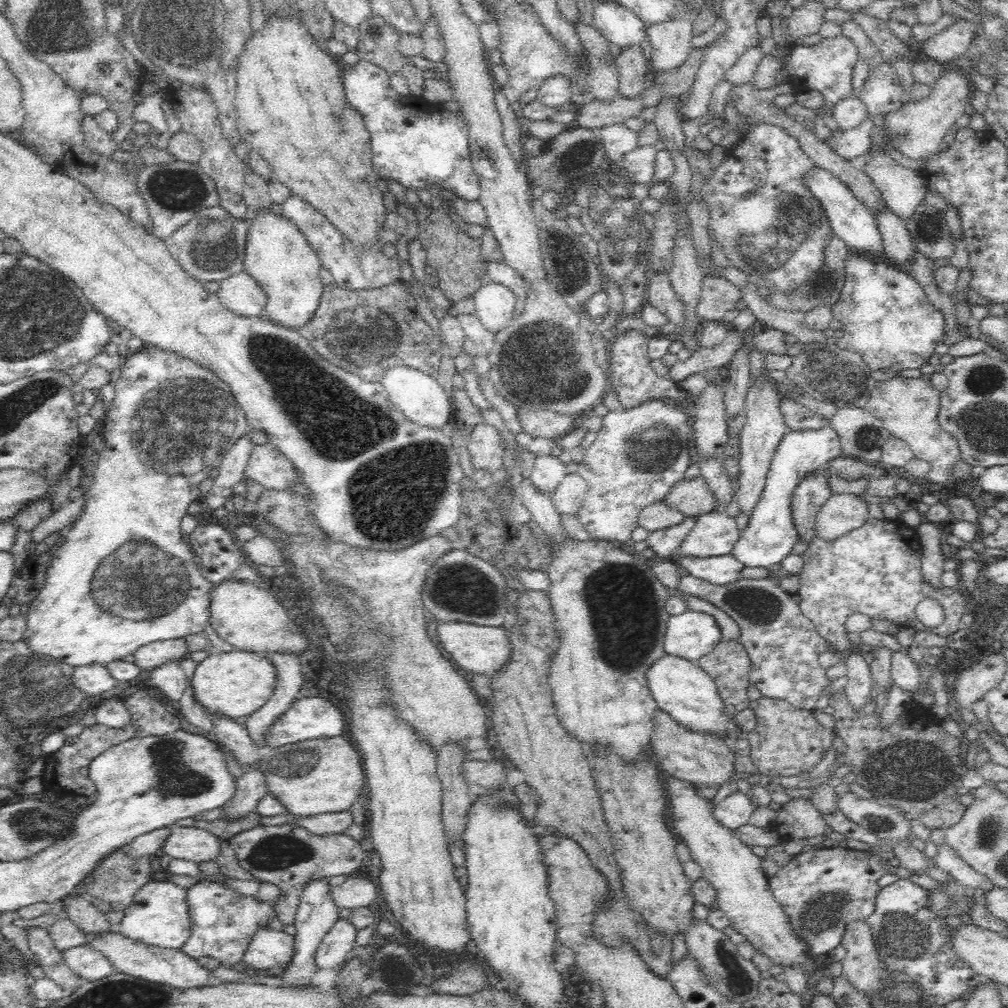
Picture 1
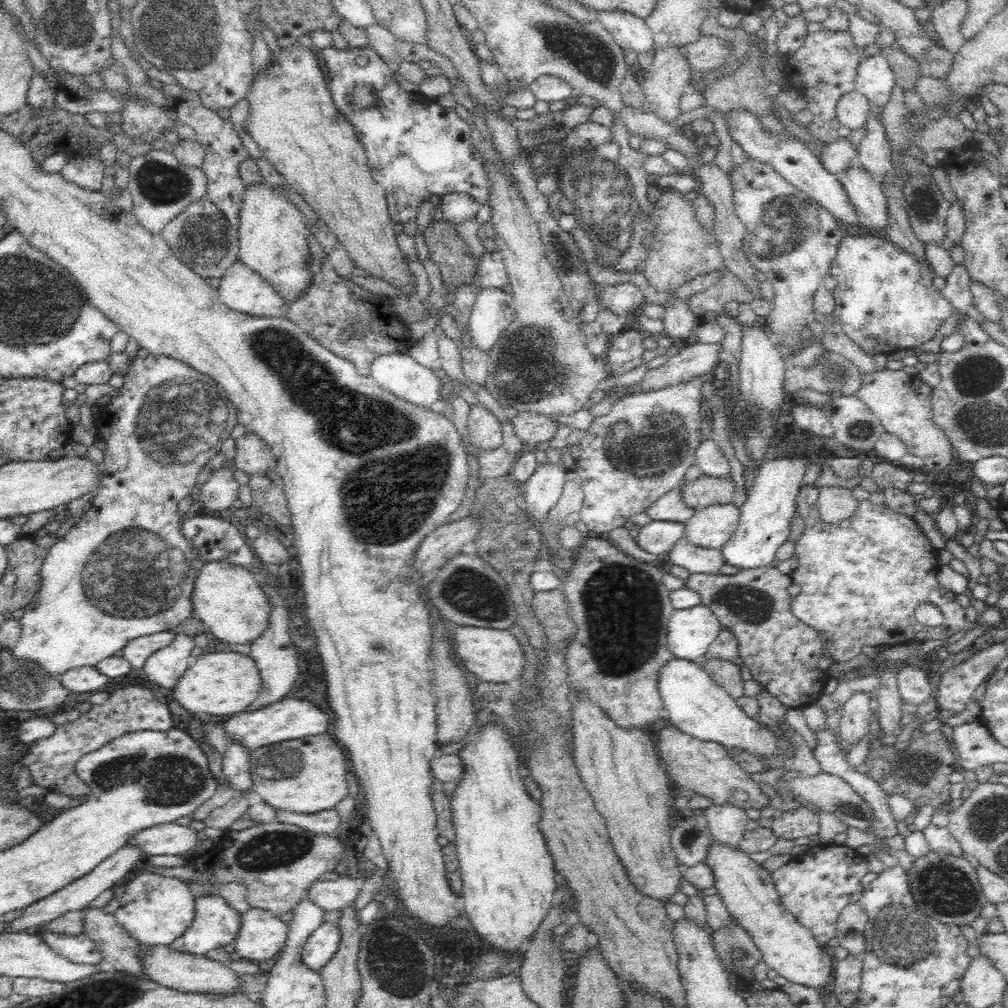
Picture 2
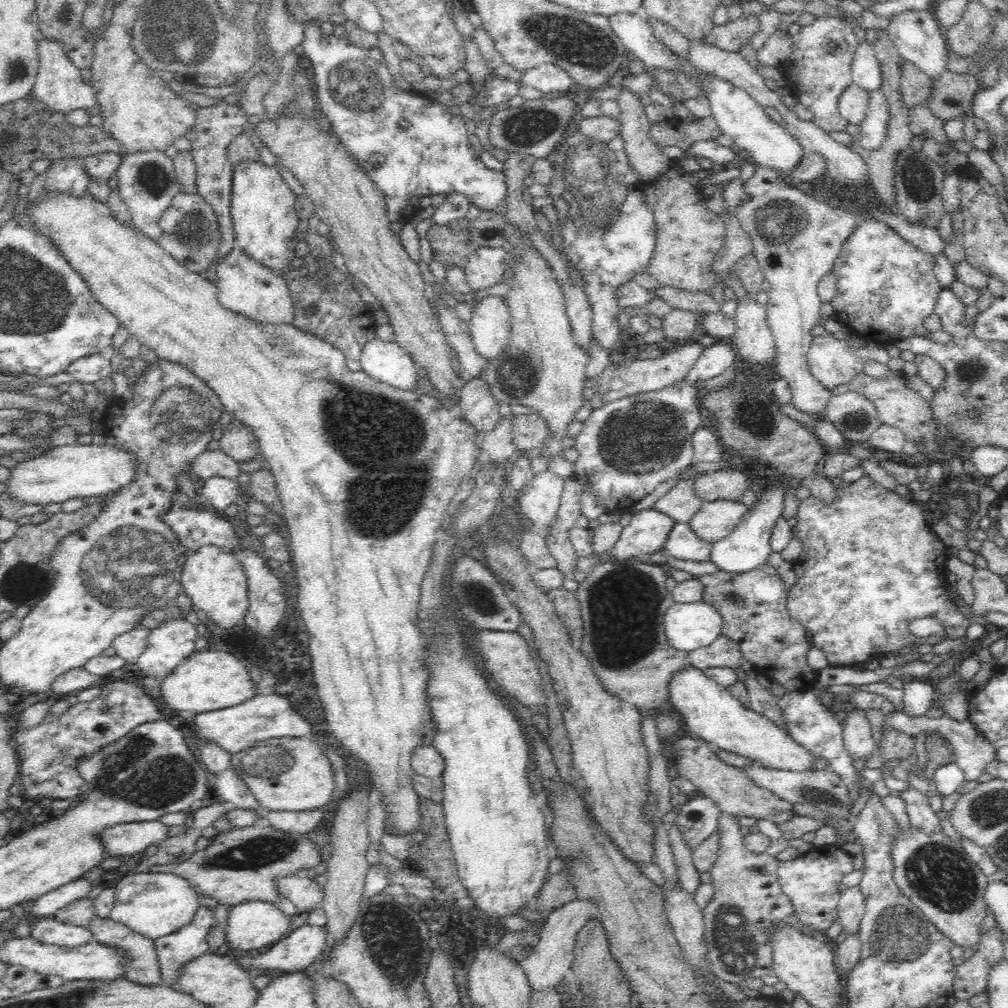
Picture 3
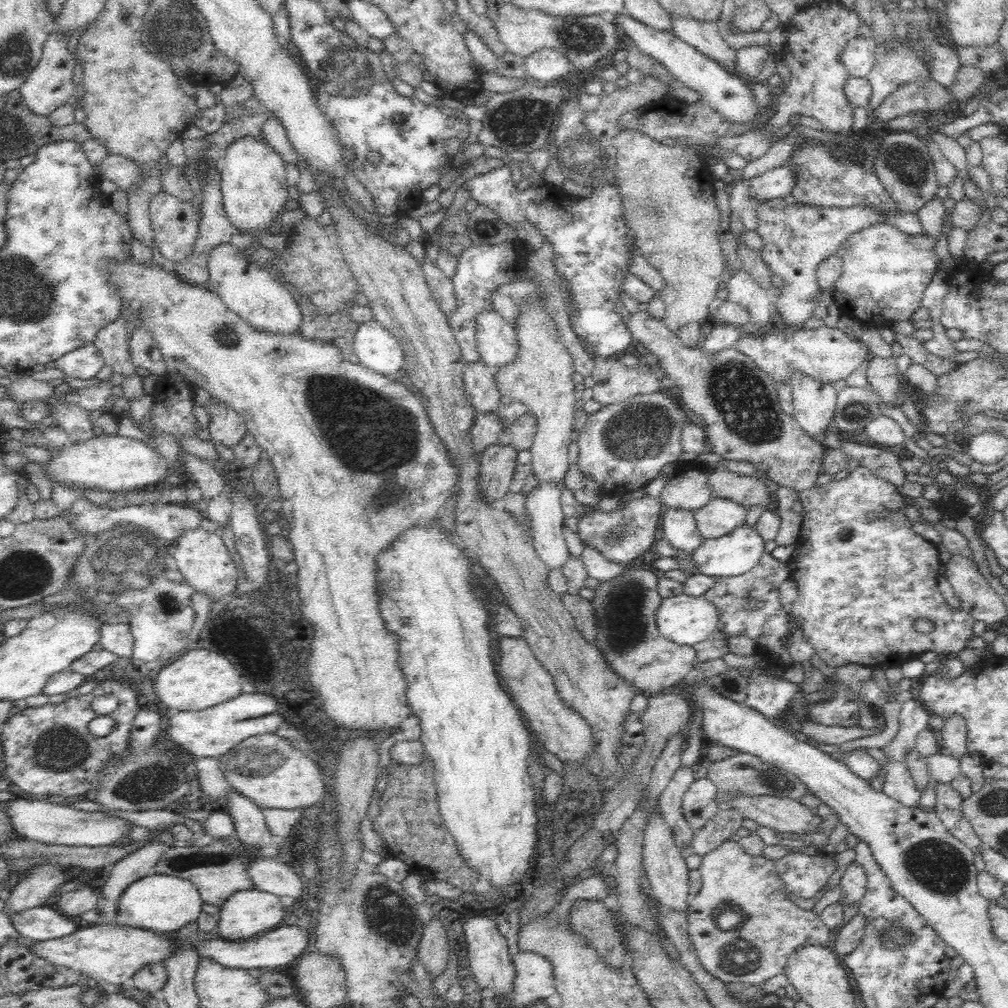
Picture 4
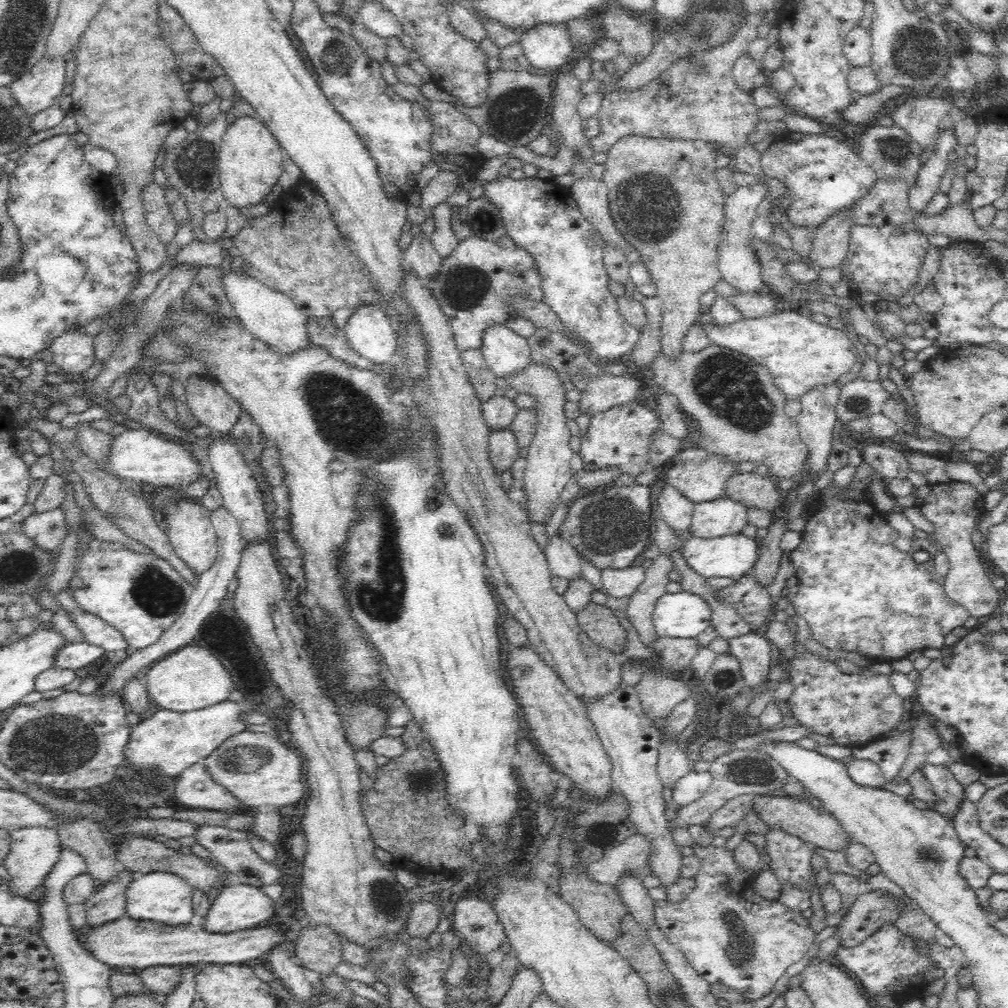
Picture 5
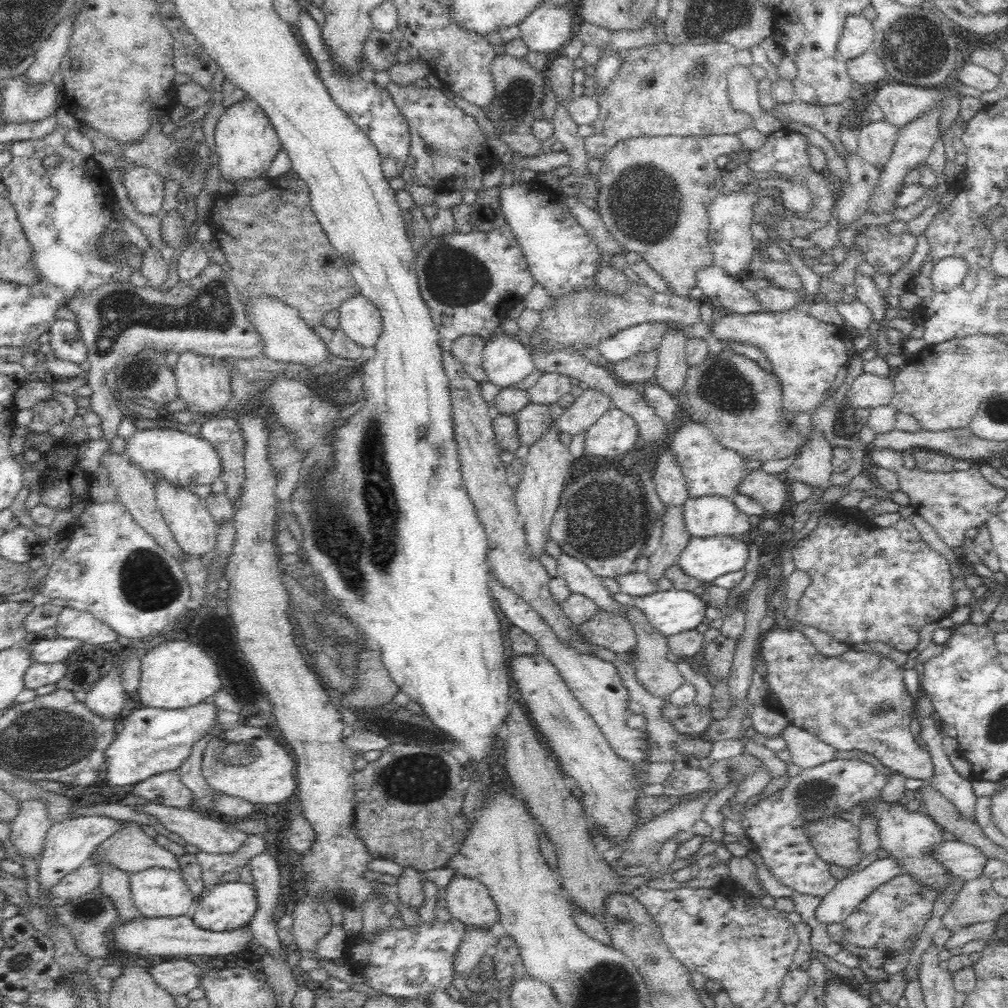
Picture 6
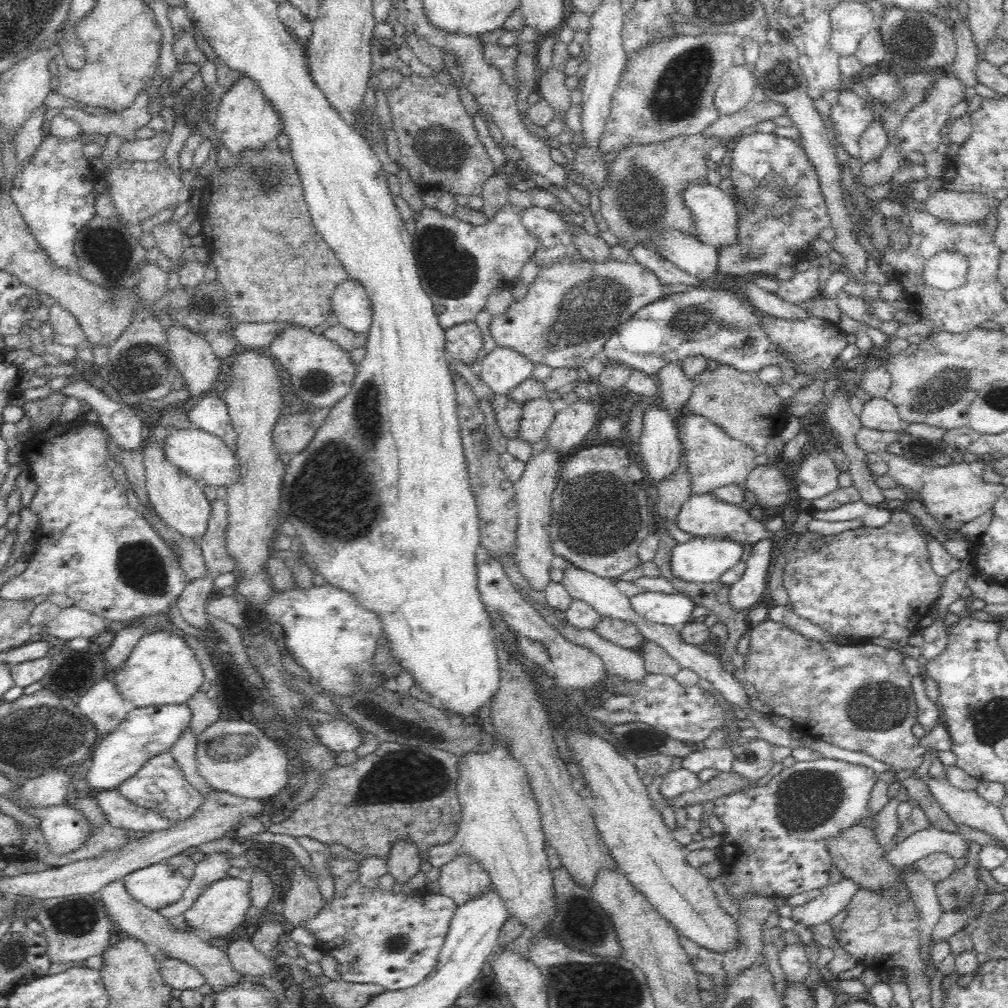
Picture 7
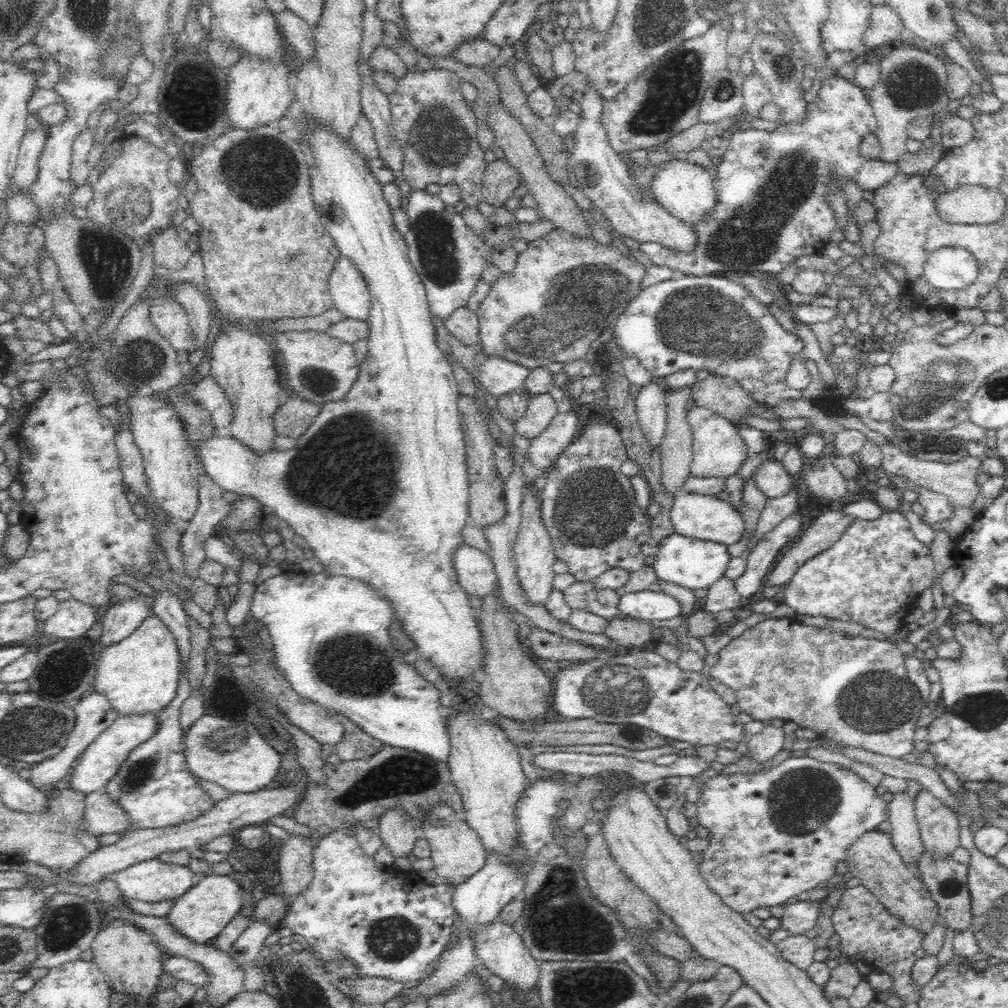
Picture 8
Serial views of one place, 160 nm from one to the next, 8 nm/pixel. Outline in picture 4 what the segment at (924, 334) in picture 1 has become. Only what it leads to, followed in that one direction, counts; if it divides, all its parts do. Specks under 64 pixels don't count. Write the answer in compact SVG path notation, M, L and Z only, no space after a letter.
M875 223L847 238L837 255L842 261L841 276L833 287L833 302L841 315L851 317L864 329L909 321L923 307L922 299L934 280L939 256L934 239L910 236L884 223Z

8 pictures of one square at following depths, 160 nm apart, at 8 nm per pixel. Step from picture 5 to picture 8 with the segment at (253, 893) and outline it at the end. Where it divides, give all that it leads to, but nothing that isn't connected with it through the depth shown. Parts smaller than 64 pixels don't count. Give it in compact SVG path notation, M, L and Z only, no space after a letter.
M208 874L194 883L181 897L175 899L176 904L168 914L171 922L192 942L211 944L213 940L240 914L244 899L240 884L231 875Z

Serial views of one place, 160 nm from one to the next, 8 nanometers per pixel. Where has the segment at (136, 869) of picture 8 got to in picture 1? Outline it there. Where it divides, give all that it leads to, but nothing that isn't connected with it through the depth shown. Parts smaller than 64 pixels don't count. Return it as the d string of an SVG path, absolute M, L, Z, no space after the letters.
M152 881L143 886L124 913L119 932L148 946L168 950L181 950L191 935L191 922L186 904L186 889L166 881Z

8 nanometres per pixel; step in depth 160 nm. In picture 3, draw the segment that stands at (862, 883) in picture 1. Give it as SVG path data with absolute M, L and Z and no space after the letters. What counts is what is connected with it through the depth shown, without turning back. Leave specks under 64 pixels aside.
M835 843L812 845L806 852L793 860L779 861L777 868L778 883L782 893L790 900L794 915L800 926L806 927L810 934L825 932L836 922L837 908L842 898L838 888L845 876L854 872L853 856Z

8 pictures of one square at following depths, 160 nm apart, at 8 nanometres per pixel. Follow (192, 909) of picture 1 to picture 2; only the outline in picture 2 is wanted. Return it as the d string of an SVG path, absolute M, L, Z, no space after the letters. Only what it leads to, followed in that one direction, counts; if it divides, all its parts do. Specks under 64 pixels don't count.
M209 893L195 897L195 916L184 934L169 944L170 948L184 953L205 956L206 953L218 947L233 945L242 928L242 913L226 902L220 894Z

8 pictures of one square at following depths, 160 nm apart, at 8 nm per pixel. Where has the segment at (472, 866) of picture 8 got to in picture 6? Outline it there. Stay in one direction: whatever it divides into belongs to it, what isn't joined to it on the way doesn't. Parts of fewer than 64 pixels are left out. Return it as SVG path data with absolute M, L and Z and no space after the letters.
M456 873L447 886L445 901L452 919L465 927L492 929L499 921L495 902L478 879Z

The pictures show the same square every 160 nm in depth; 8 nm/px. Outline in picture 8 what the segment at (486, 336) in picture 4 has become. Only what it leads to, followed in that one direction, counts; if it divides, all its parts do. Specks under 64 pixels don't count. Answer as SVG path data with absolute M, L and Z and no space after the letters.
M487 356L479 364L477 378L492 396L501 397L523 386L530 370L501 356Z

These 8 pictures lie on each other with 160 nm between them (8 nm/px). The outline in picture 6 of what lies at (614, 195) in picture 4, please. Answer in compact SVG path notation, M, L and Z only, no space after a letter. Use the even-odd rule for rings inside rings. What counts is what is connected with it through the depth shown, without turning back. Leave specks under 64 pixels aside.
M537 179L528 183L517 180L512 186L500 184L498 188L505 225L516 237L534 283L541 285L554 301L572 294L596 294L601 289L598 270L602 268L602 257L590 235L562 202L563 193ZM644 323L631 326L614 332L608 338L602 338L596 347L603 359L606 358L608 362L614 364L640 352L658 348L666 328L668 328L666 323Z

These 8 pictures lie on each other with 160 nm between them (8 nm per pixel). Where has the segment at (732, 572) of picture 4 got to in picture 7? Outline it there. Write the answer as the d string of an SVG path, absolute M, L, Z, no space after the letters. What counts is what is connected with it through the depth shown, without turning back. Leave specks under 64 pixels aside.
M696 537L686 543L677 544L672 551L671 569L674 576L689 584L712 582L728 572L738 561L744 560L744 545L716 537Z

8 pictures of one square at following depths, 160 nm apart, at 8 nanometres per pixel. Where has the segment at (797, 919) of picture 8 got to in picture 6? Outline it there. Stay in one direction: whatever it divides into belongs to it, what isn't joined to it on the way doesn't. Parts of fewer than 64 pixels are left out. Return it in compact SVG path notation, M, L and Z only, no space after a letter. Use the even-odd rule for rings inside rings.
M950 840L938 845L933 850L933 857L937 858L954 877L960 877L964 882L979 879L989 859L975 846ZM892 857L876 859L862 870L849 872L844 879L837 881L835 889L826 898L823 898L816 918L825 926L842 922L851 912L856 911L856 908L866 900L875 888L878 888L881 884L890 882L890 880L900 875L902 875L902 871L900 871L898 863Z

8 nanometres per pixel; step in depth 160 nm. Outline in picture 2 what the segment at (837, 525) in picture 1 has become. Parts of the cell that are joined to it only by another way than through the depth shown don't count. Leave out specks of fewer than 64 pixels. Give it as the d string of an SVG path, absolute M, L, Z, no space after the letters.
M821 487L817 498L819 515L826 525L838 525L854 516L860 501L843 487Z

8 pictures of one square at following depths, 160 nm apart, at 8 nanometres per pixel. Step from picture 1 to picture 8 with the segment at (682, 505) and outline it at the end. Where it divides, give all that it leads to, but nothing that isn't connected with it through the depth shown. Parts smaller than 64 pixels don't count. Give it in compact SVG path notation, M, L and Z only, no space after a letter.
M764 460L752 475L754 485L767 499L780 498L790 490L790 473L781 461Z

